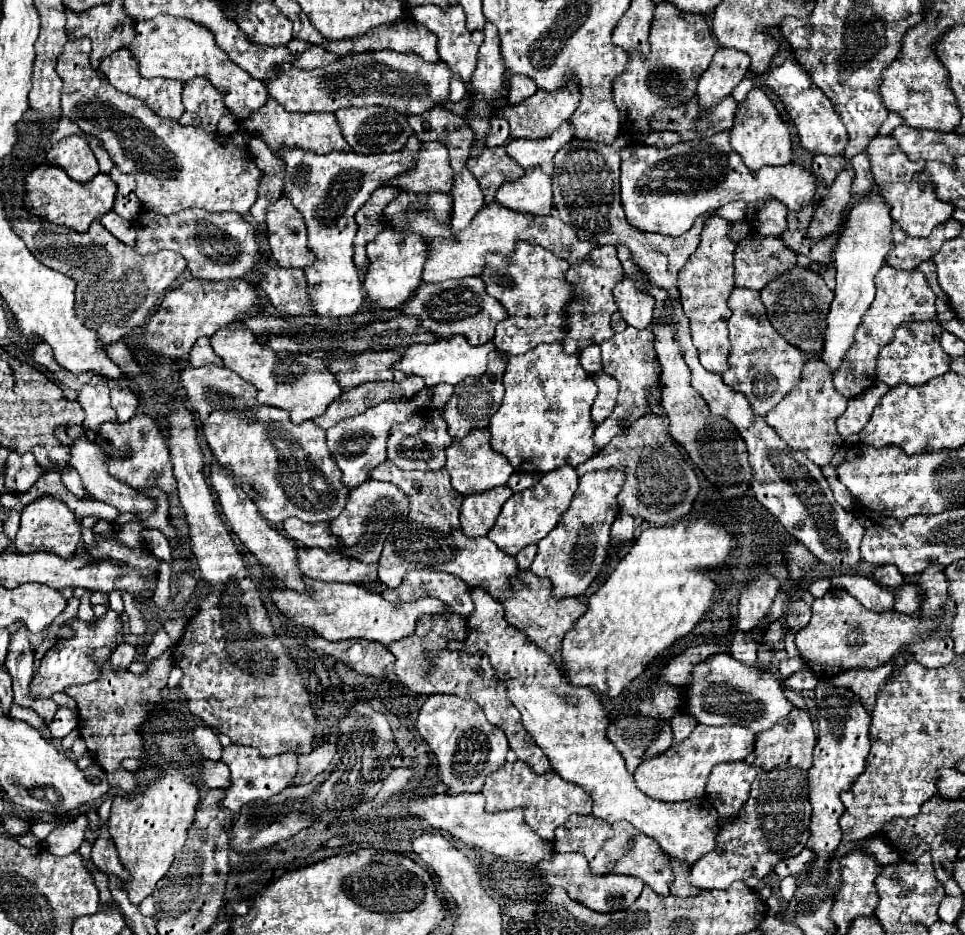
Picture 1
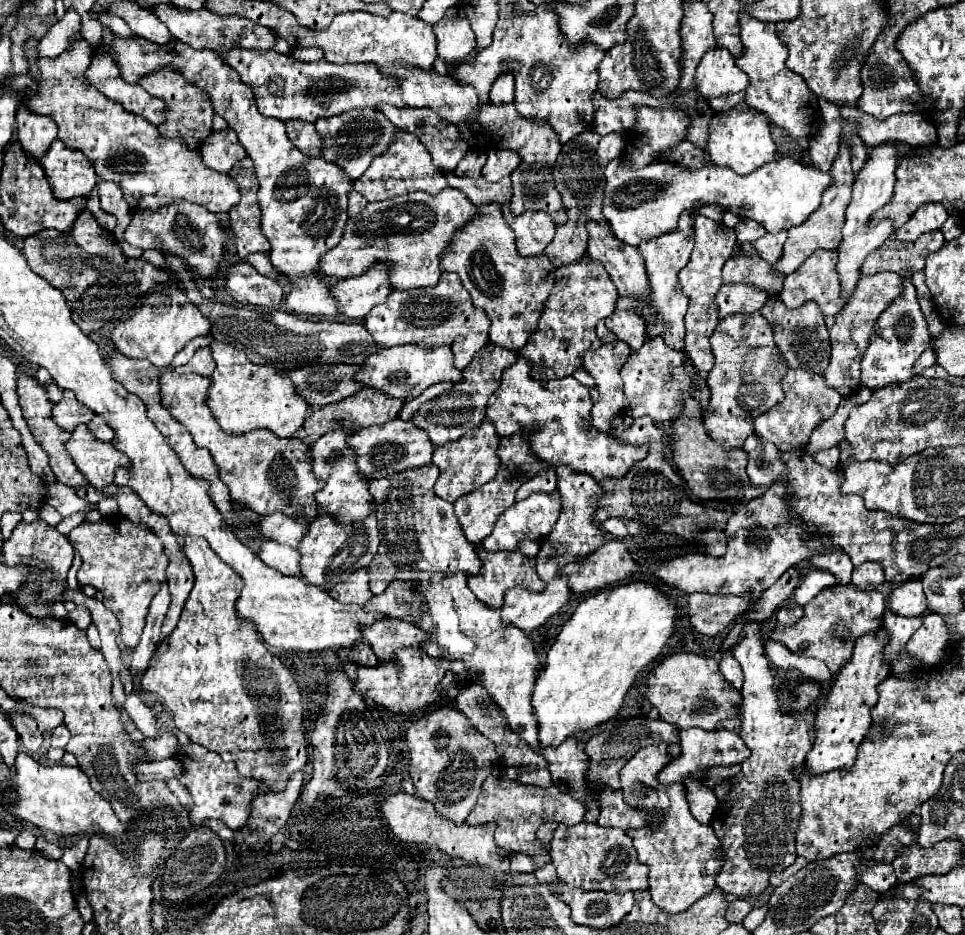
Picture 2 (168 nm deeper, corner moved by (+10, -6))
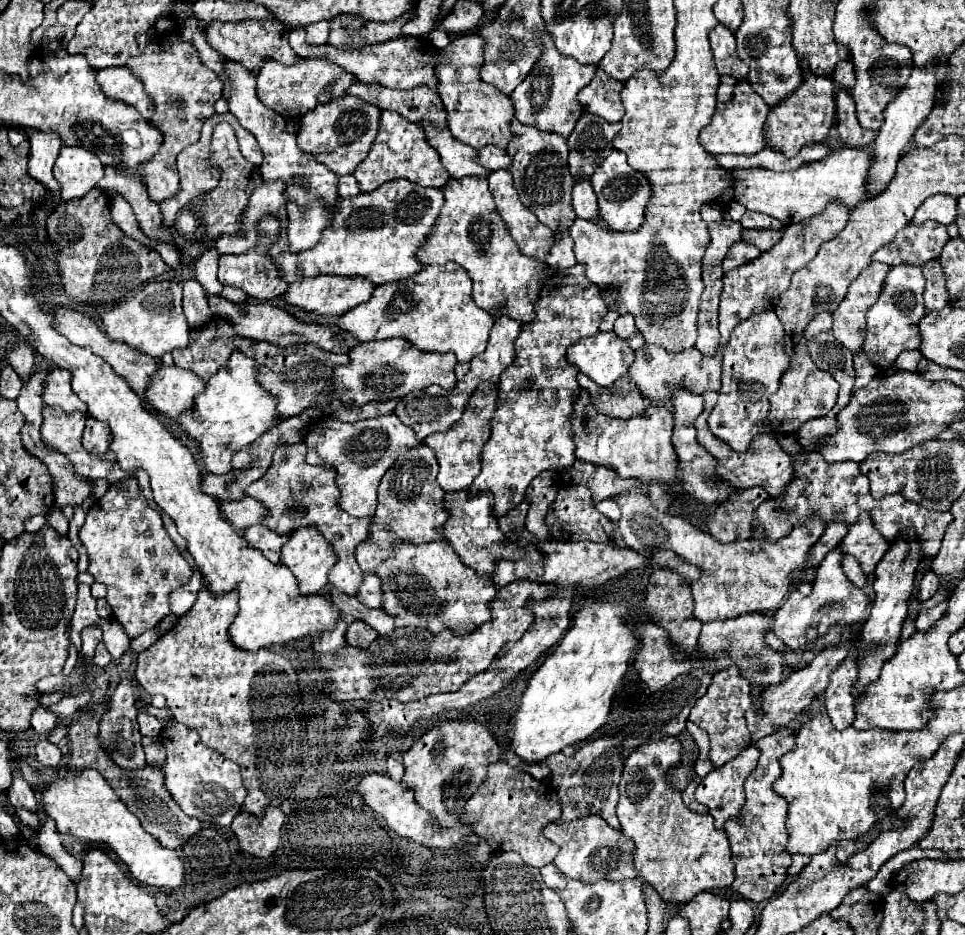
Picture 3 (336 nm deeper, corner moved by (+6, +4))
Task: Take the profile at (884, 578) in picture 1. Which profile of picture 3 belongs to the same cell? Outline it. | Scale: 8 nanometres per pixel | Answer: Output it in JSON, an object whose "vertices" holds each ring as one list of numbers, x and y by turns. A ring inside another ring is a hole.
{"vertices":[[863,515,861,521,857,521,857,525,853,525,841,541,841,551,853,555,865,575,871,575,875,571,877,563,889,551,889,547,889,541,885,541,885,537,873,527,867,515]]}

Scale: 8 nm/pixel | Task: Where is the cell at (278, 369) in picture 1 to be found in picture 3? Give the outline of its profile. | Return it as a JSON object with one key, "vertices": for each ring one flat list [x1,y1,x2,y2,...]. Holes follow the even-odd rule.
{"vertices":[[233,351,227,365,209,379,207,391,195,397,195,411,179,417,179,427,201,445,203,465,213,475,229,473,231,453,257,441,261,433,267,433,281,421,277,417,277,397,263,389,257,375,255,361,241,351]]}

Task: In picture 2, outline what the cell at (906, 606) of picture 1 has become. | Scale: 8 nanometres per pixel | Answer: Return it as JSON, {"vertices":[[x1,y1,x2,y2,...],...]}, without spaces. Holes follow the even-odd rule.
{"vertices":[[913,579,913,581,905,581,903,585,899,585,889,599,889,609,895,615,903,615,903,617,925,615,927,599,925,599,921,581]]}

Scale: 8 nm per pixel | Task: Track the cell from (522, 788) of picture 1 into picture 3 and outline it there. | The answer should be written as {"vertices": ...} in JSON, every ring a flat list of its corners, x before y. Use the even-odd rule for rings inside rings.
{"vertices":[[505,761,489,765,487,779,481,783,477,793,467,801,461,815,463,823,473,823,475,833,487,839,487,843,497,851,515,851,531,867,545,867,553,863,559,849,545,839,543,827,561,817,561,805,557,801,555,789,549,781,537,781,529,773,515,771]]}

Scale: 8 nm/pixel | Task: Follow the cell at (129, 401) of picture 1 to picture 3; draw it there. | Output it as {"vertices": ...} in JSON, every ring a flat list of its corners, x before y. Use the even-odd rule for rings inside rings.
{"vertices":[[87,417,87,425,85,425,85,433,83,433,85,449,95,455,105,455,109,451,109,441,111,441,109,425,105,425,105,421]]}

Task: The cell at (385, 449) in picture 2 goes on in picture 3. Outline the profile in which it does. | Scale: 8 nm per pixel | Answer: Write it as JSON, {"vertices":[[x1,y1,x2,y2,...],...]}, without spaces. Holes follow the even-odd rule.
{"vertices":[[379,415,371,419,359,419,345,423,339,419,315,419,305,429,307,443,307,463,309,465,331,465,337,471,337,485,341,489,339,505,353,517,369,517,377,509,377,487,385,471,393,465,401,453,413,449,413,445,423,445,417,441,413,429,401,423,401,419,391,415]]}

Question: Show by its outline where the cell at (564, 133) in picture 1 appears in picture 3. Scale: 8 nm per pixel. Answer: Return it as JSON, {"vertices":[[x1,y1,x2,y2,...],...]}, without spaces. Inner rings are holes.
{"vertices":[[487,145,483,151,477,151,477,163,489,171,509,169,509,153,505,149,497,149,495,145]]}

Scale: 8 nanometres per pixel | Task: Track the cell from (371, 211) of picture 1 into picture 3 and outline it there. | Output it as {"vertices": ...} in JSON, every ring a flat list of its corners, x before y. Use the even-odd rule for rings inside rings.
{"vertices":[[343,175,343,177,339,177,339,195,341,195,343,199,355,197,355,195,359,195,359,193,361,193,361,191,359,191,357,181,355,181,353,175]]}

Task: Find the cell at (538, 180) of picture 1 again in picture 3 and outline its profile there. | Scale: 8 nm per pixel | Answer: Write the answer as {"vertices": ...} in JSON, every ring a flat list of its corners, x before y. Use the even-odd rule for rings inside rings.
{"vertices":[[421,125,425,127,425,135,427,135,427,141,429,145,441,155,441,161,445,165,445,169,449,171,449,175,453,179,461,179,461,177,487,177,489,169,483,169,479,163,477,163,477,157,475,157,475,149,465,145,465,143,459,143,451,137,449,129,437,129,433,125]]}

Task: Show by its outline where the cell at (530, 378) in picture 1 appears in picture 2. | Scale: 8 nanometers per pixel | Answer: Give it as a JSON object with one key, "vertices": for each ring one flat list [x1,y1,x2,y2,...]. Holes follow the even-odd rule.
{"vertices":[[517,359,515,365,511,365,509,369,503,371,503,379,501,379,501,387,489,397,487,403,487,417,493,421,493,425,497,427,497,435,499,437,509,437,521,429,533,429,535,433,529,435,529,443,533,453,549,463,549,465,569,465,577,471,589,473,595,481,603,481,607,477,613,479,621,479,623,475,627,475,627,471,643,461,647,457,649,445,629,445,629,443,621,443,617,441,613,435,605,435,601,431,597,431,591,425,591,395,589,389,585,389,581,383,577,383,573,377,565,377,565,379,555,379,555,381,535,381,531,375,531,365,527,359]]}

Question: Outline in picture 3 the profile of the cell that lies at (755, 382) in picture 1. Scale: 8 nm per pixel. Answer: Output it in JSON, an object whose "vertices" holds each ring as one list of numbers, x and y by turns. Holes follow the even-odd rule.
{"vertices":[[773,309,765,313,755,313,753,317,741,321,729,339,729,343,721,349,723,353,723,387,719,391,717,405,713,407,709,415,709,427,713,435,721,441,725,441,731,449,735,451,745,451,755,435,761,433,771,433,771,423,769,423,769,395,777,391,781,375,785,375,785,369,789,367,789,357,783,349,783,337,785,329,781,325,781,319,775,315]]}

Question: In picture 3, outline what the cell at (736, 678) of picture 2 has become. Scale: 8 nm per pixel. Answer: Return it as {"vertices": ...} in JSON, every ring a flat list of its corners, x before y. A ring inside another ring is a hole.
{"vertices":[[731,665,713,675,711,687,691,709,689,721,697,723,701,729,705,729,709,733,709,739,711,739,709,759,717,767,725,765,727,761,737,757,745,747,751,745,751,735,745,725,745,711,749,707,751,707,751,687,745,681,745,677,741,677,741,671,737,669,737,665]]}

